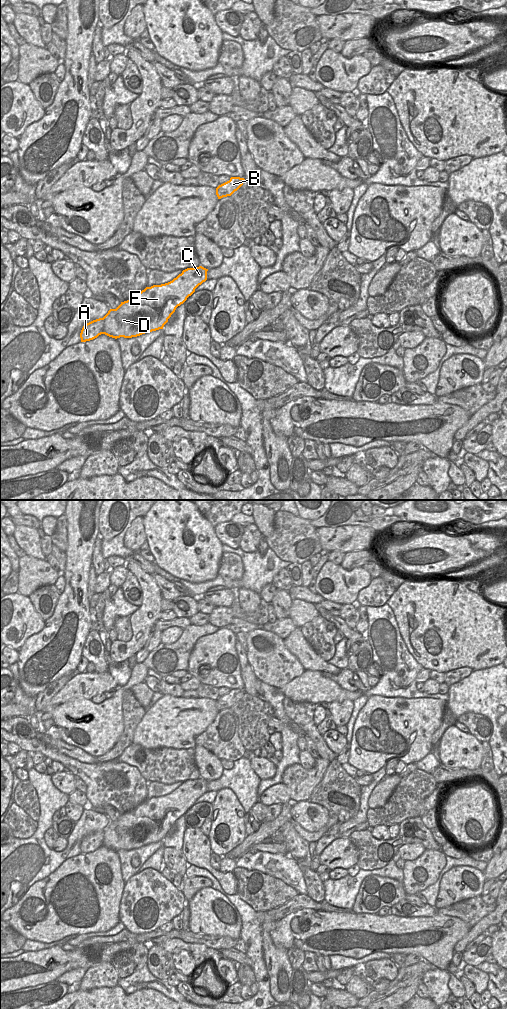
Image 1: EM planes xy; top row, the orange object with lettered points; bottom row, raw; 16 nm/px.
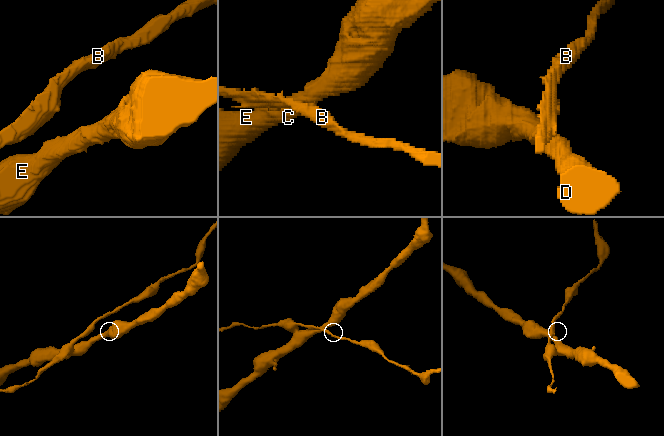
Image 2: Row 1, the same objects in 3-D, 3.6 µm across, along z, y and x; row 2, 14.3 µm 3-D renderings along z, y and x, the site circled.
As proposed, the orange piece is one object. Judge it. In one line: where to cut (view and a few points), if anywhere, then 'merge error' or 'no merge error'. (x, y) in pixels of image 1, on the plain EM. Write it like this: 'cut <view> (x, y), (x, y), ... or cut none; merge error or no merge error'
cut xy (104, 829), (102, 845); merge error

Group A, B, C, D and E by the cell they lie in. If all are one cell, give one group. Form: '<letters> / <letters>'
A B / C D E

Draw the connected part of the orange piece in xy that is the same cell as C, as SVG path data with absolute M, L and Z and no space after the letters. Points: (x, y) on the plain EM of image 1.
M187 780L172 793L146 799L104 828L103 846L132 850L163 841L176 820L207 792L208 781Z

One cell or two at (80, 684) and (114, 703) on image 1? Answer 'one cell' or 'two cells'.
two cells

